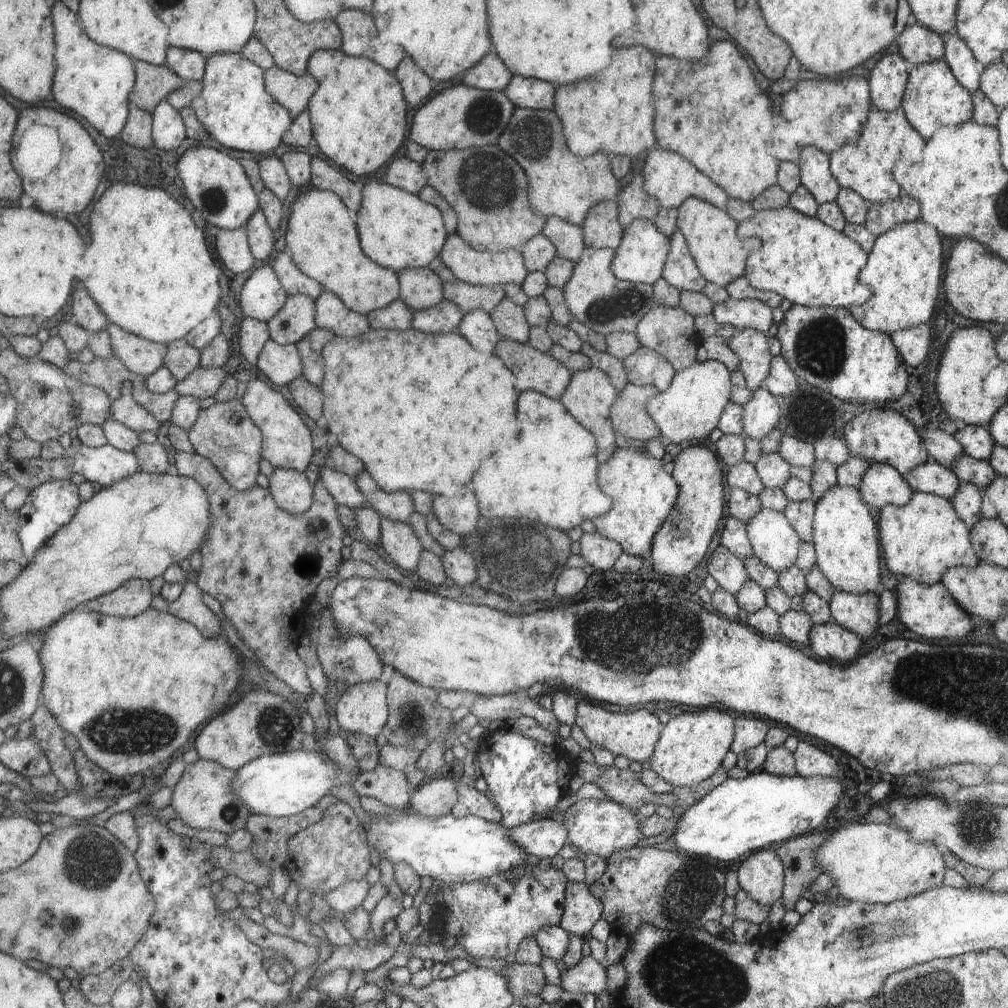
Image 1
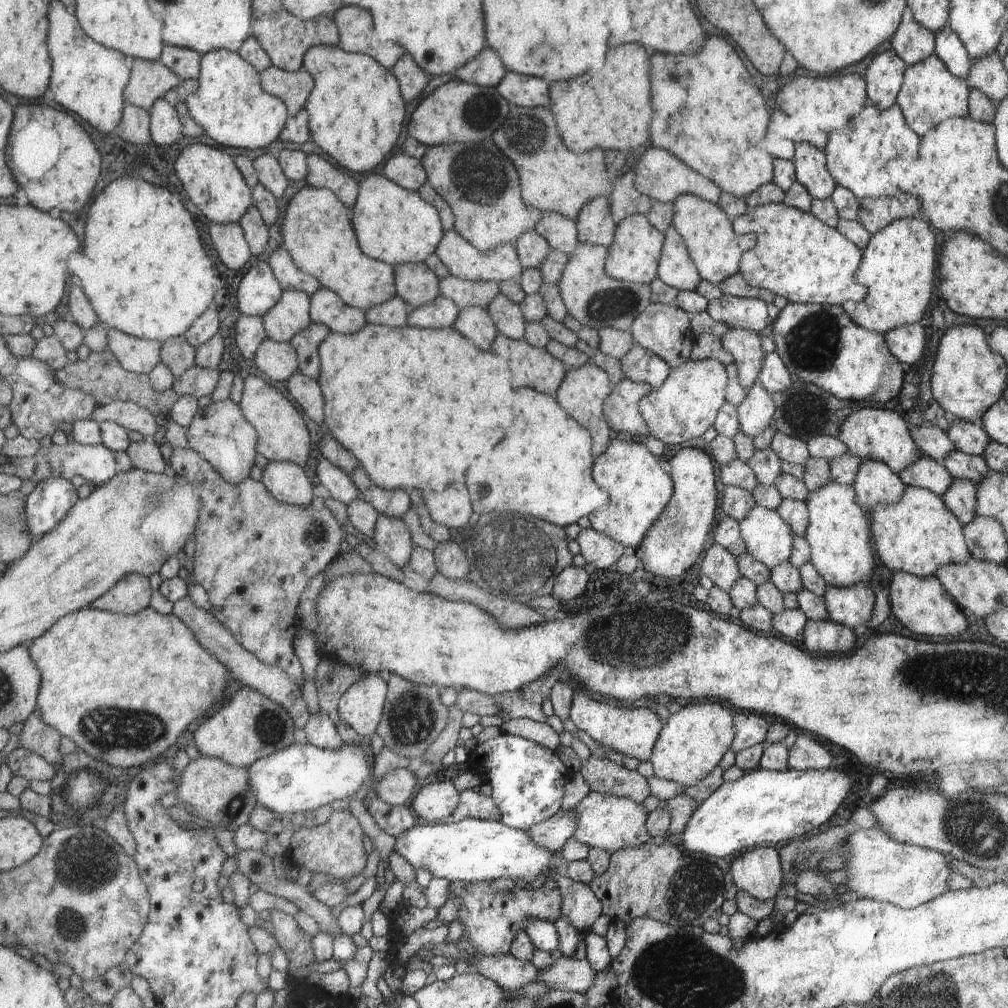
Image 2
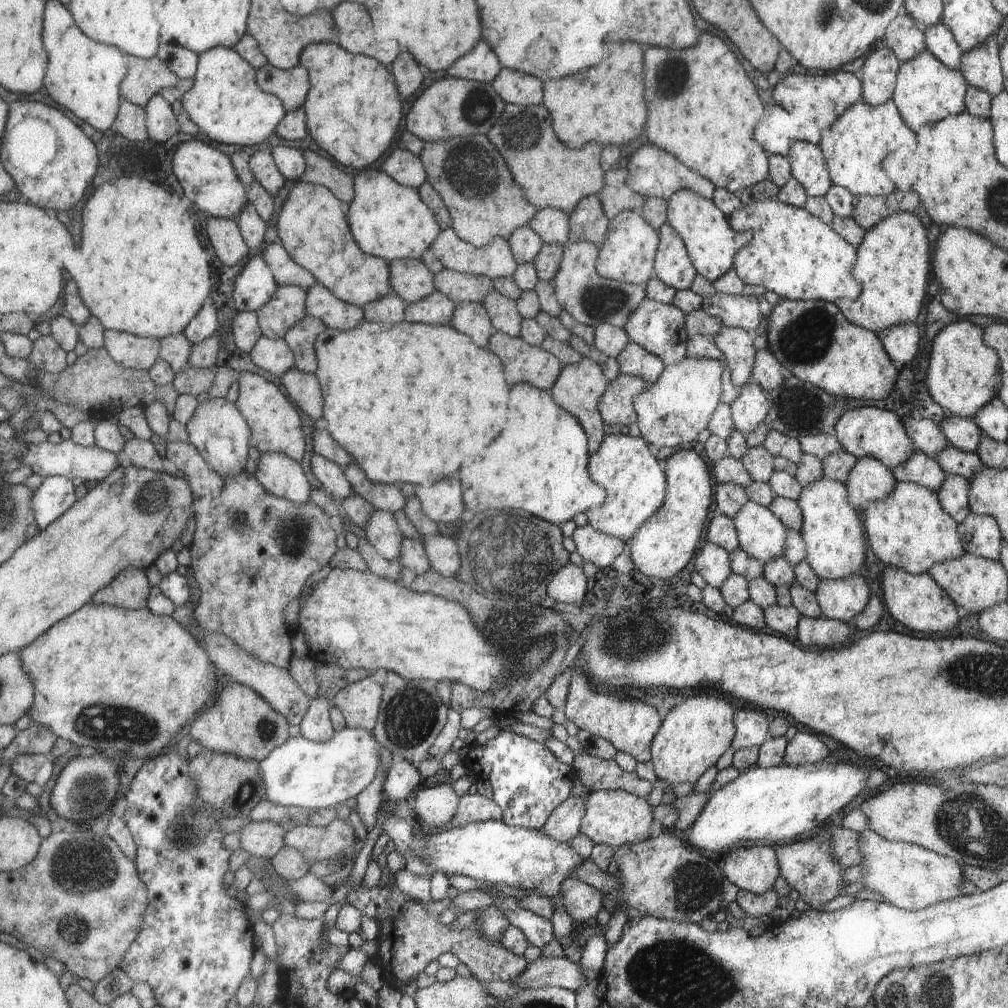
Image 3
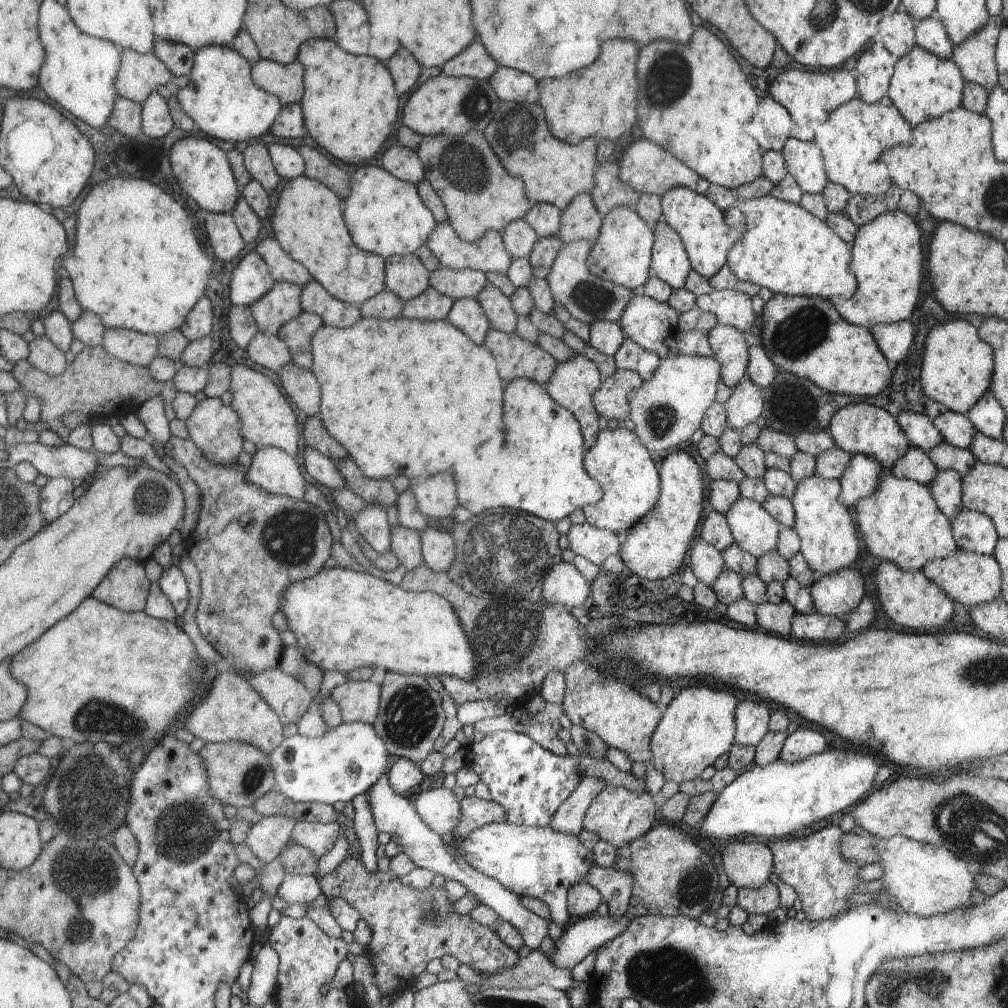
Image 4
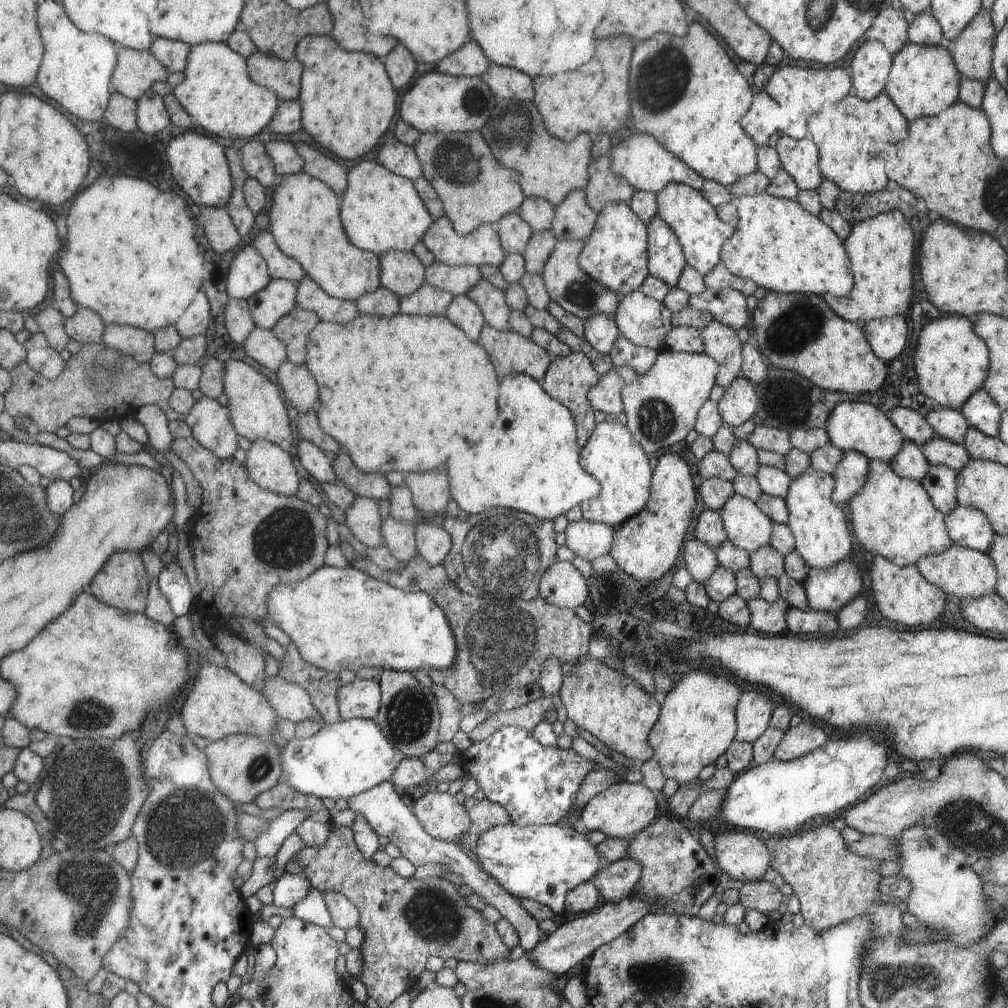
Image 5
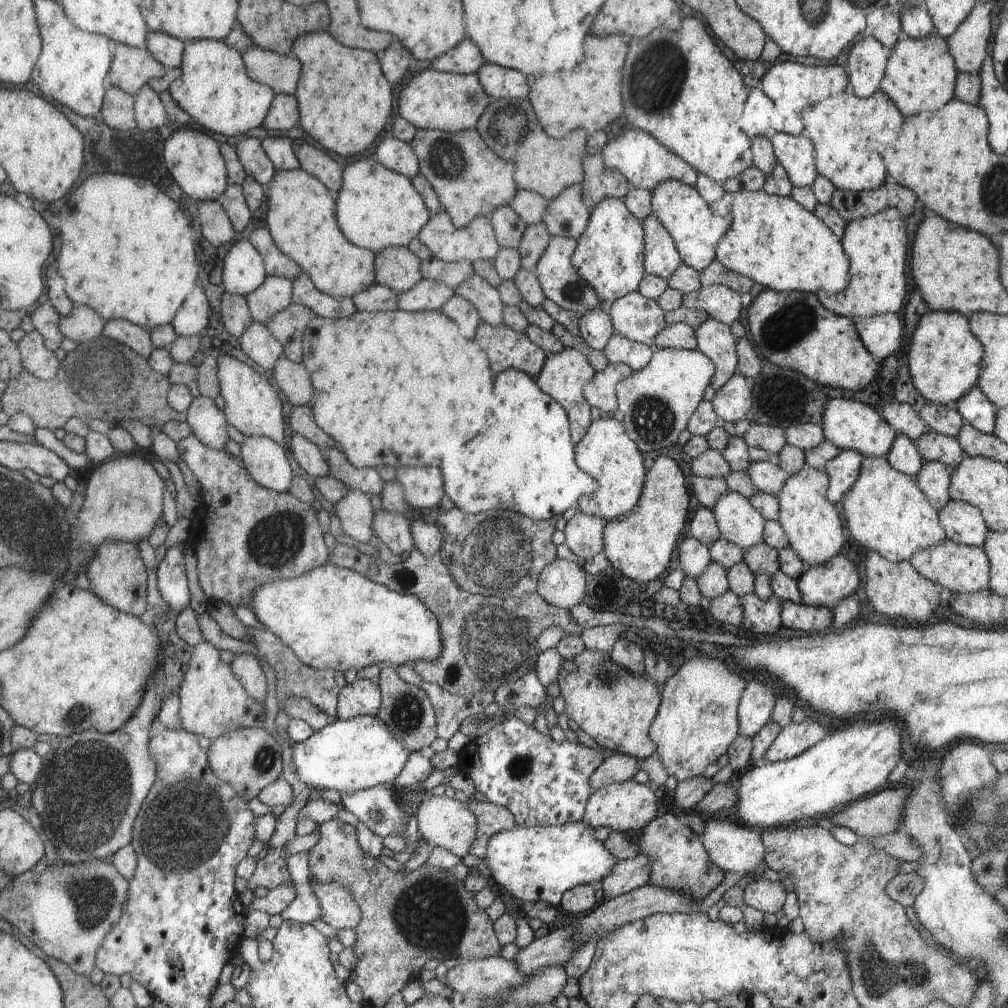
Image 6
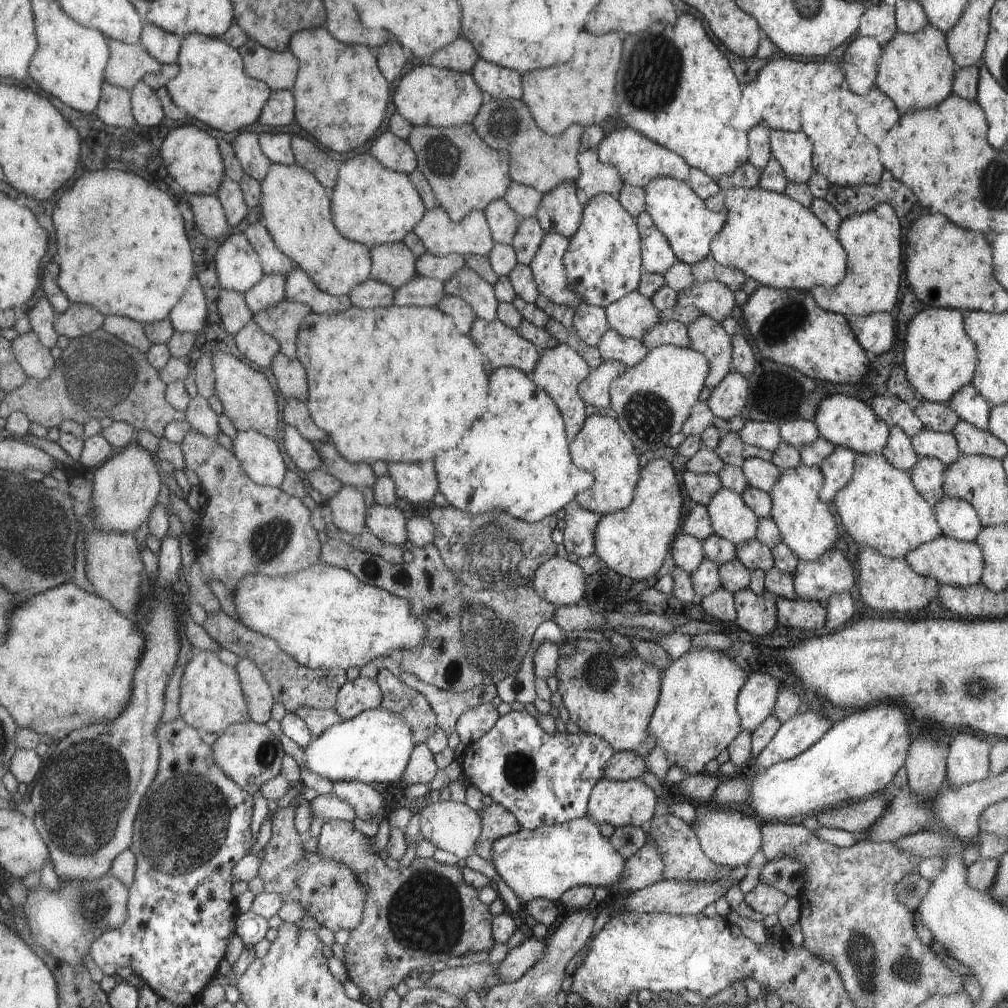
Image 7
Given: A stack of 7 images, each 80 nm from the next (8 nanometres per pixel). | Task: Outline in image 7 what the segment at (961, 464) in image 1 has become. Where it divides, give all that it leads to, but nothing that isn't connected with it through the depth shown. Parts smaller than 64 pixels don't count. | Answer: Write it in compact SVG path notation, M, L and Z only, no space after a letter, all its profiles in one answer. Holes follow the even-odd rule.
M922 429L911 438L912 446L919 457L930 457L940 460L946 466L956 462L962 454L954 435L930 429Z

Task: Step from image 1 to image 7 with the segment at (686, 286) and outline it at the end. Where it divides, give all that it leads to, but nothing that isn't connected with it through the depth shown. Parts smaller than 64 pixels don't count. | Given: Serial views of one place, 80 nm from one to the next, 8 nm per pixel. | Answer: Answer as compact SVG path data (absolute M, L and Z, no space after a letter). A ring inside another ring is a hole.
M646 211L641 212L635 221L641 238L641 261L644 272L664 274L678 261L671 243Z

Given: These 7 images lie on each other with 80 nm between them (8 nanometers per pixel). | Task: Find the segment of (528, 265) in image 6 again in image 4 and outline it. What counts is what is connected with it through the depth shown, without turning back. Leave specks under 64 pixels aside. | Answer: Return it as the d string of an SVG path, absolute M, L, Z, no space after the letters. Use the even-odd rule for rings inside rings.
M558 235L539 237L527 258L531 264L534 277L547 278L563 243L563 240Z

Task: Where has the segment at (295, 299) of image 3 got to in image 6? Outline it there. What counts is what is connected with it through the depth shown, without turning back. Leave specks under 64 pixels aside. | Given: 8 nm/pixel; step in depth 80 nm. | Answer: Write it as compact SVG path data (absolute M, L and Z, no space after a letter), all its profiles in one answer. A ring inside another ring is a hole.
M268 276L259 288L246 293L248 306L254 320L264 323L279 310L292 304L293 282L286 277Z

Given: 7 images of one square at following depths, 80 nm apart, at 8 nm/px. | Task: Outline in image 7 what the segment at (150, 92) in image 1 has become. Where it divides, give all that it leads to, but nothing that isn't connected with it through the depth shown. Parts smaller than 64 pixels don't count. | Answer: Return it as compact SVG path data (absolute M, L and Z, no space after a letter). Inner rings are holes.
M111 40L111 60L107 62L103 74L106 84L124 87L129 91L143 76L158 72L162 63L146 48L138 43Z

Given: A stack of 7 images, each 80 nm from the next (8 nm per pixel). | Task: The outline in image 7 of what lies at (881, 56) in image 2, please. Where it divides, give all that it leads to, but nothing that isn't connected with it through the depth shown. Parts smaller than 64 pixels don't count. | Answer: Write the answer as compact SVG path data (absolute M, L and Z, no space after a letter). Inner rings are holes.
M856 37L848 44L842 62L846 75L844 85L857 95L869 93L875 88L877 64L883 46L876 38Z

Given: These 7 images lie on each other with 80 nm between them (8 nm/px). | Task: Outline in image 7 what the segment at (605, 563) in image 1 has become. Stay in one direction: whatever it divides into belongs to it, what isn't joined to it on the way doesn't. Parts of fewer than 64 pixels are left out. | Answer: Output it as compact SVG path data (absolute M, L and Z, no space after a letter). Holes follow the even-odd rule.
M574 500L565 506L566 528L563 532L563 544L568 553L579 557L594 555L595 528L602 515L583 509Z

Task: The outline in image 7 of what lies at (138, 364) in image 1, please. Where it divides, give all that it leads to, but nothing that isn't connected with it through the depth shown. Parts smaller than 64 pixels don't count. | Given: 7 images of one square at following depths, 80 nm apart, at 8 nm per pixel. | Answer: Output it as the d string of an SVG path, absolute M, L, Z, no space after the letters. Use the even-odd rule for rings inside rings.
M108 315L105 317L102 328L110 334L129 342L133 347L145 353L150 348L151 342L145 333L144 324L134 319L120 315Z

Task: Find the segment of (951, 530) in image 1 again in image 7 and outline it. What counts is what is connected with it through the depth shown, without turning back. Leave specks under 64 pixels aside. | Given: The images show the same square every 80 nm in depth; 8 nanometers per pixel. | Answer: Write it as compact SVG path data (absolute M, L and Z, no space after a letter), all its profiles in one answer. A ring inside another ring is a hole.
M859 453L856 456L854 476L847 485L844 485L836 493L834 506L836 506L837 517L841 518L841 526L844 528L844 532L850 534L858 546L874 547L886 558L904 559L909 550L942 535L933 506L928 504L916 490L909 473L893 467L892 463L888 462L882 453Z

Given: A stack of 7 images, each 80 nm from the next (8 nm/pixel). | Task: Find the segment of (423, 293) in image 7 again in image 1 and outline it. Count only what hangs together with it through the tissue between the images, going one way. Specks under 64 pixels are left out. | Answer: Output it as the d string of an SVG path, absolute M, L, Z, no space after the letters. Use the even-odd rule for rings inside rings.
M444 299L440 304L430 308L414 311L411 326L424 332L452 332L463 317L463 310L453 302Z

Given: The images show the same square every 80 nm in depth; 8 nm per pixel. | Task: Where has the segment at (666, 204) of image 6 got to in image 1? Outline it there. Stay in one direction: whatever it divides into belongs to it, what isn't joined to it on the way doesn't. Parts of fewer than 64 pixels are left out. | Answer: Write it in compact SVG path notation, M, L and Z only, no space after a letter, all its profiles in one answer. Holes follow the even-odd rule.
M687 198L677 209L677 228L684 235L703 277L721 287L740 278L746 270L747 258L760 250L763 240L758 237L739 238L737 222L724 209L704 199Z

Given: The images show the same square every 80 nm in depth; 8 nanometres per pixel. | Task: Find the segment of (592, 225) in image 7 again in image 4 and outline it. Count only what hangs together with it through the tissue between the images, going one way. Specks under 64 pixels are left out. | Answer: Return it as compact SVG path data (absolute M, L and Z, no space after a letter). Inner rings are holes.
M628 205L615 206L603 215L602 234L593 243L588 266L592 274L601 279L638 292L652 276L650 266L654 242L654 230L638 216L634 208Z

